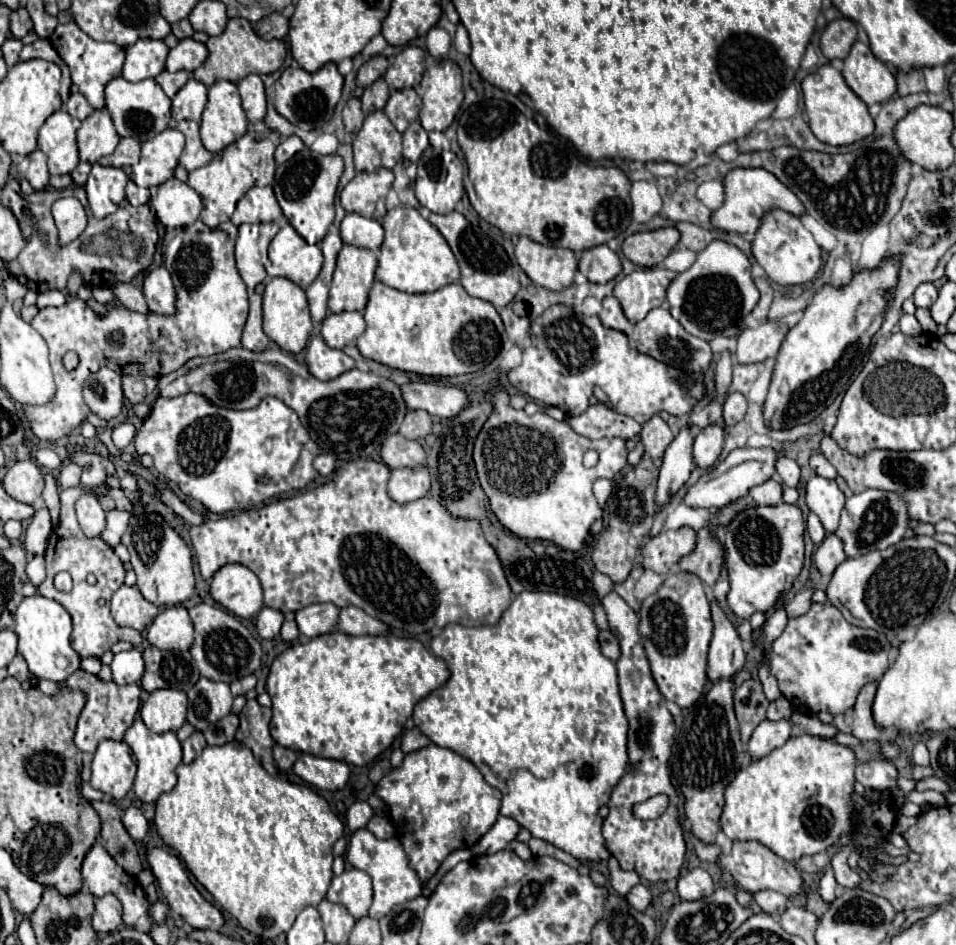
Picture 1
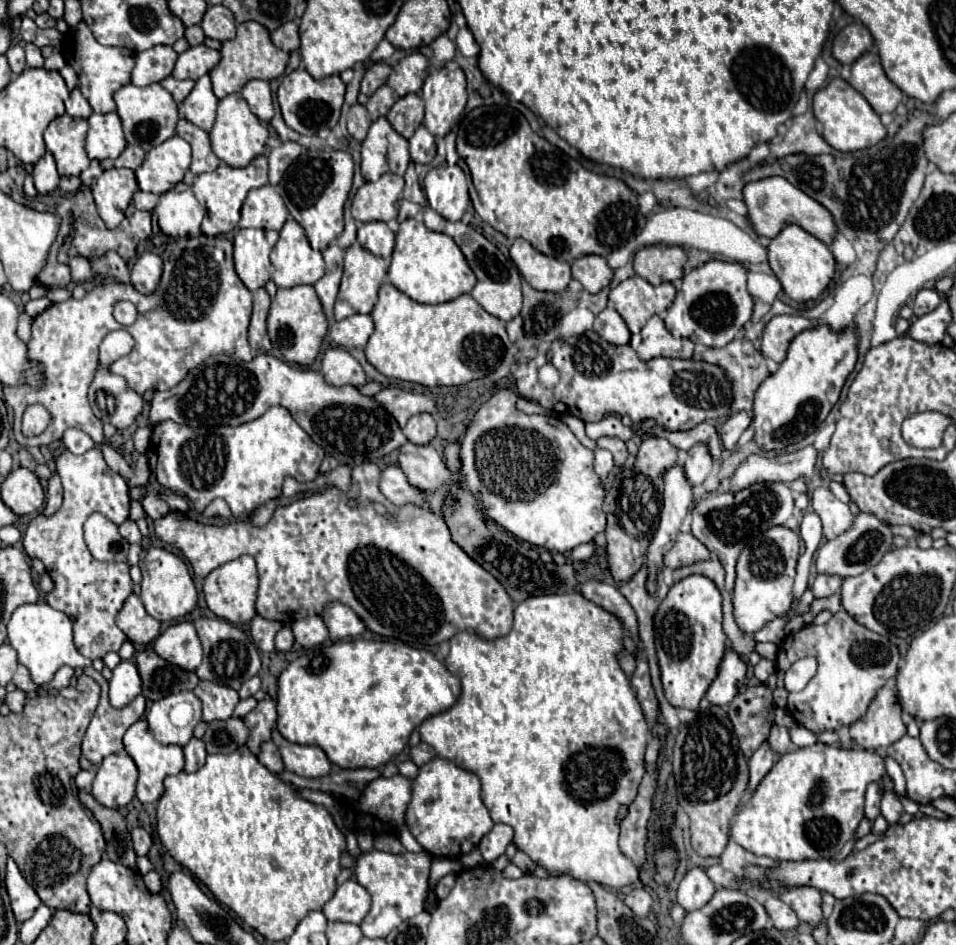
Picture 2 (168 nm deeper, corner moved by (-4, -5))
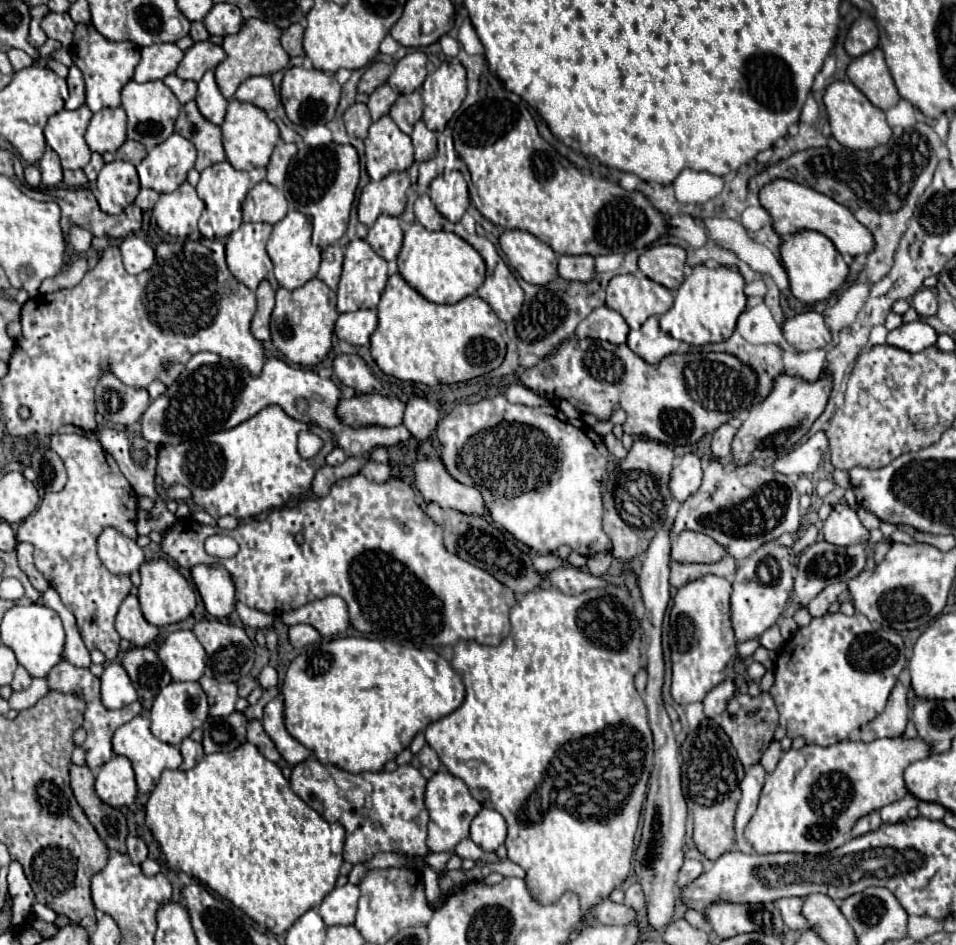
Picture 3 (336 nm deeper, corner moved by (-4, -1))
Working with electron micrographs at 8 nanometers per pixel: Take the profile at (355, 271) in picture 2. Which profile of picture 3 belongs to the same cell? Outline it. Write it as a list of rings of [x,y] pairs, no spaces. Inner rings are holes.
[[[357,239],[351,241],[345,249],[345,261],[343,261],[343,275],[337,289],[337,311],[359,311],[359,309],[375,309],[379,303],[379,295],[387,283],[387,261],[379,257],[367,241]]]

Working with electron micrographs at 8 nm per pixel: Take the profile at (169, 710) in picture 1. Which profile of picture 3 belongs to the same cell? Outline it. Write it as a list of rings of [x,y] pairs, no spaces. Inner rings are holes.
[[[169,683],[161,693],[155,697],[151,707],[151,733],[169,745],[181,745],[185,737],[191,735],[193,729],[201,727],[209,715],[207,697],[199,683]]]

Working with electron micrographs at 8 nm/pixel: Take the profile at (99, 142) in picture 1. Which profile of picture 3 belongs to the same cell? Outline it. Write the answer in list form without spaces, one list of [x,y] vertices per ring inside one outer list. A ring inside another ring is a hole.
[[[121,107],[117,109],[101,109],[91,117],[91,123],[85,133],[85,141],[91,151],[105,153],[119,149],[123,141],[127,141],[125,135],[125,111]]]

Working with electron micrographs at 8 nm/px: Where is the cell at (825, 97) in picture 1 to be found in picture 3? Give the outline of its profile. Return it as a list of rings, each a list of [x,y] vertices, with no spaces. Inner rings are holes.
[[[833,81],[823,95],[823,105],[827,109],[831,135],[847,149],[873,149],[877,145],[885,145],[891,139],[891,129],[885,121],[885,113],[875,107],[853,83],[849,81]]]

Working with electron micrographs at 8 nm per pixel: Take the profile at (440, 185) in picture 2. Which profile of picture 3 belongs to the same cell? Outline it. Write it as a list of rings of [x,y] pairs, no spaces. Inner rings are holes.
[[[445,171],[431,181],[429,197],[435,203],[437,211],[451,223],[461,221],[463,213],[469,207],[467,183],[459,171]]]

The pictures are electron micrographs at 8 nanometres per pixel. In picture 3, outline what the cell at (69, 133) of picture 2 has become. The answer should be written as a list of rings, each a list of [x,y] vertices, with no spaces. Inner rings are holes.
[[[83,105],[75,111],[63,109],[47,121],[45,139],[49,147],[59,155],[63,169],[83,169],[89,163],[91,151],[83,135],[91,115],[93,113],[89,107]]]

